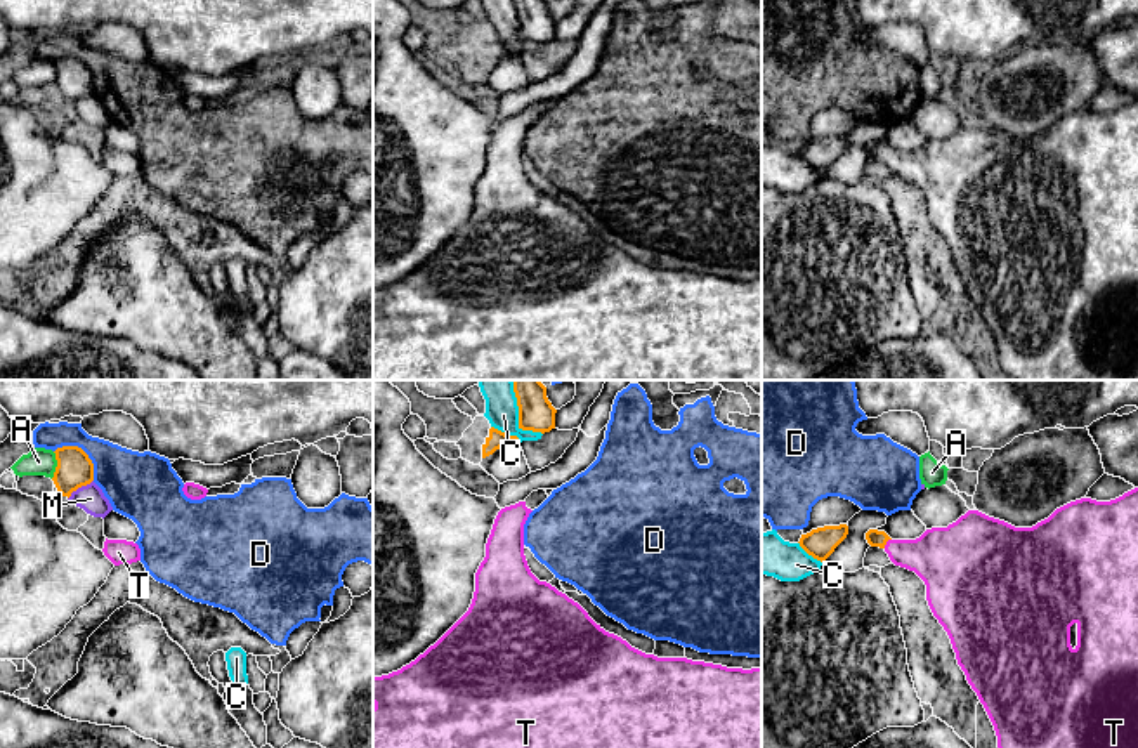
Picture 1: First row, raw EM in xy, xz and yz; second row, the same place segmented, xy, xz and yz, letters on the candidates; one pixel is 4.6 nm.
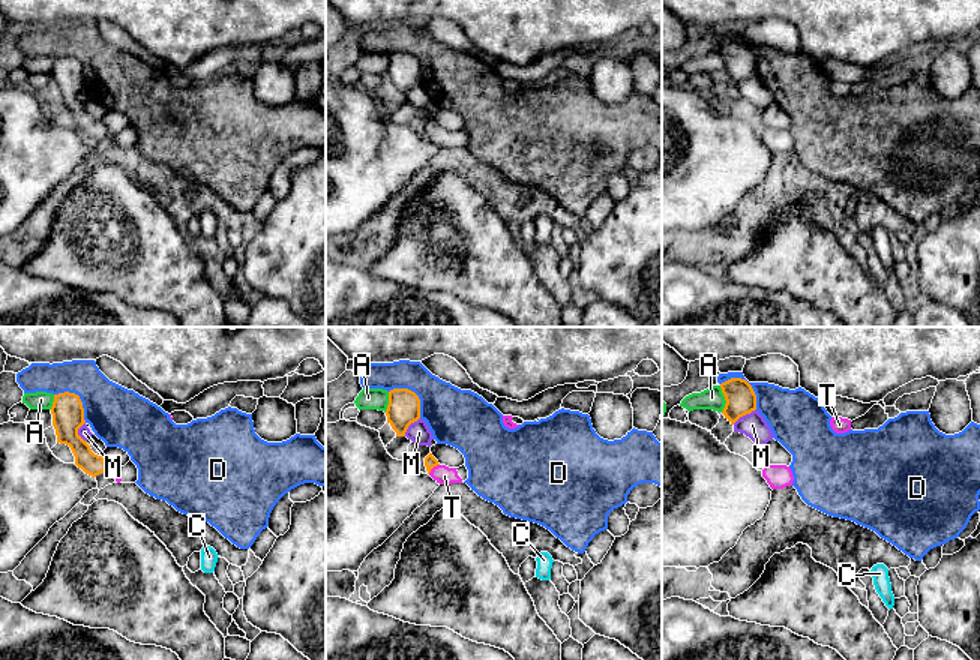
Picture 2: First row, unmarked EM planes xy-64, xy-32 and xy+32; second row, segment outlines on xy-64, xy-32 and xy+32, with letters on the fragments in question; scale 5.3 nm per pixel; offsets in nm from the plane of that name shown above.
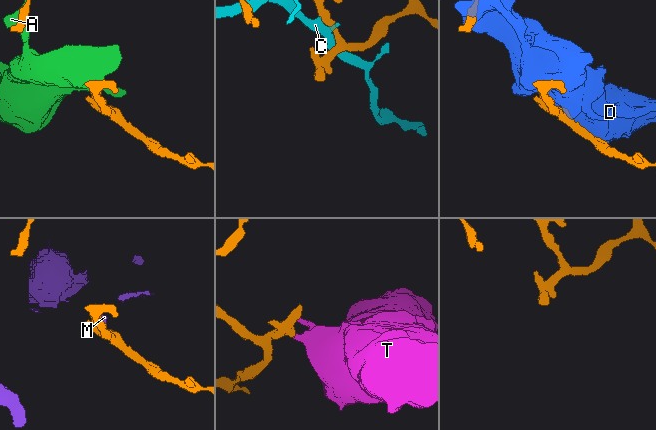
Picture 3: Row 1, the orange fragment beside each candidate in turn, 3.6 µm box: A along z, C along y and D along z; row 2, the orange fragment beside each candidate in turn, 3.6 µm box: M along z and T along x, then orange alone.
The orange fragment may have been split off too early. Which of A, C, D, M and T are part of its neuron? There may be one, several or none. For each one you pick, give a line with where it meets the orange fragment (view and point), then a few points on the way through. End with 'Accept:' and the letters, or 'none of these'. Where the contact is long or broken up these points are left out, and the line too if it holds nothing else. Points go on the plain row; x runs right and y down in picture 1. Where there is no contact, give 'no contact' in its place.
T: contact yz (885, 155); way yz (875, 150), (885, 155), (908, 165), (937, 167)
Accept: T

